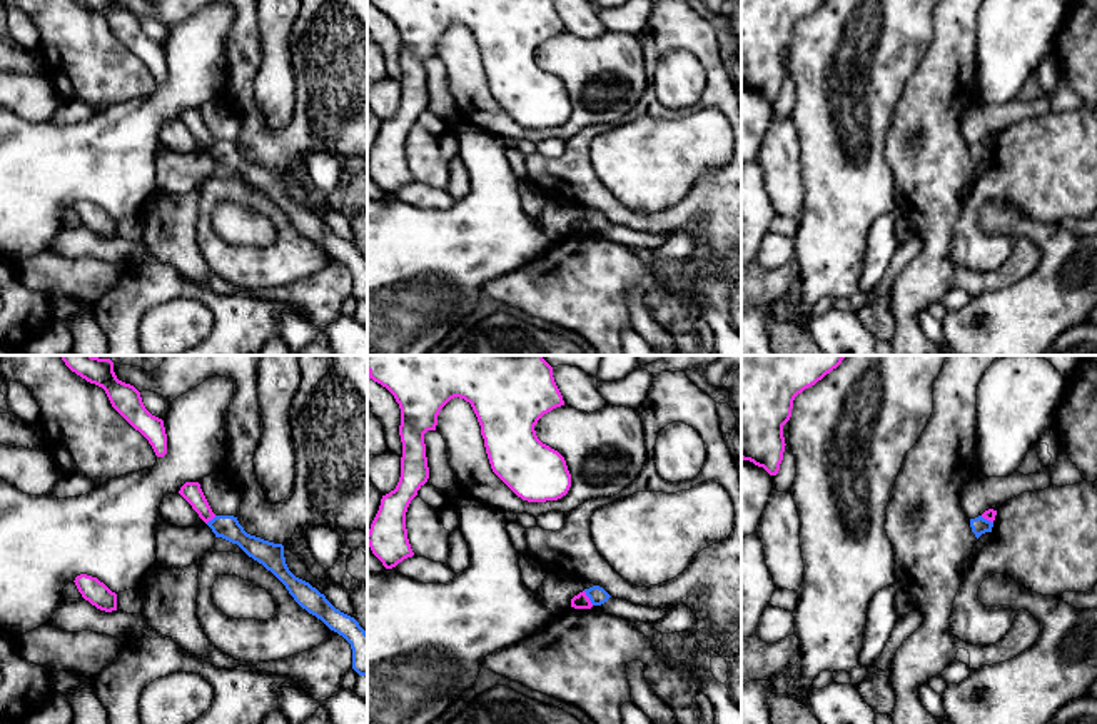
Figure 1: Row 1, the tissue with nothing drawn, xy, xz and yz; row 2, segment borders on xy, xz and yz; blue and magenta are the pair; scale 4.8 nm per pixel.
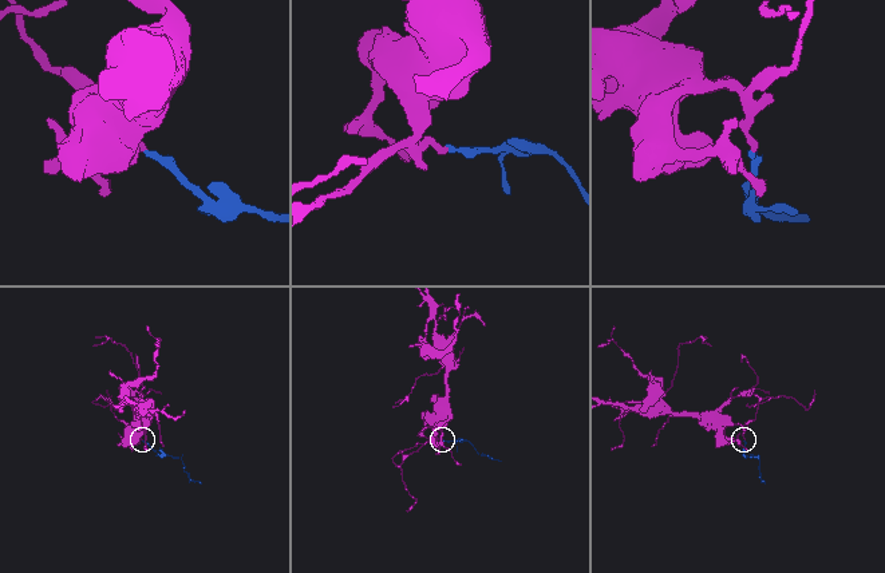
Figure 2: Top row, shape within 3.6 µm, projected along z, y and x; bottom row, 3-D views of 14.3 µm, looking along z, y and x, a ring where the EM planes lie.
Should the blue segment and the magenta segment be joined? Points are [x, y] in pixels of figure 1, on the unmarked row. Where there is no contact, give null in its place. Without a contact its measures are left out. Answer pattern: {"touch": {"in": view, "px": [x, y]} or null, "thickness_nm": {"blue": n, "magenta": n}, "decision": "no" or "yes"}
{"touch": {"in": "xz", "px": [588, 222]}, "thickness_nm": {"blue": 90, "magenta": 80}, "decision": "no"}

